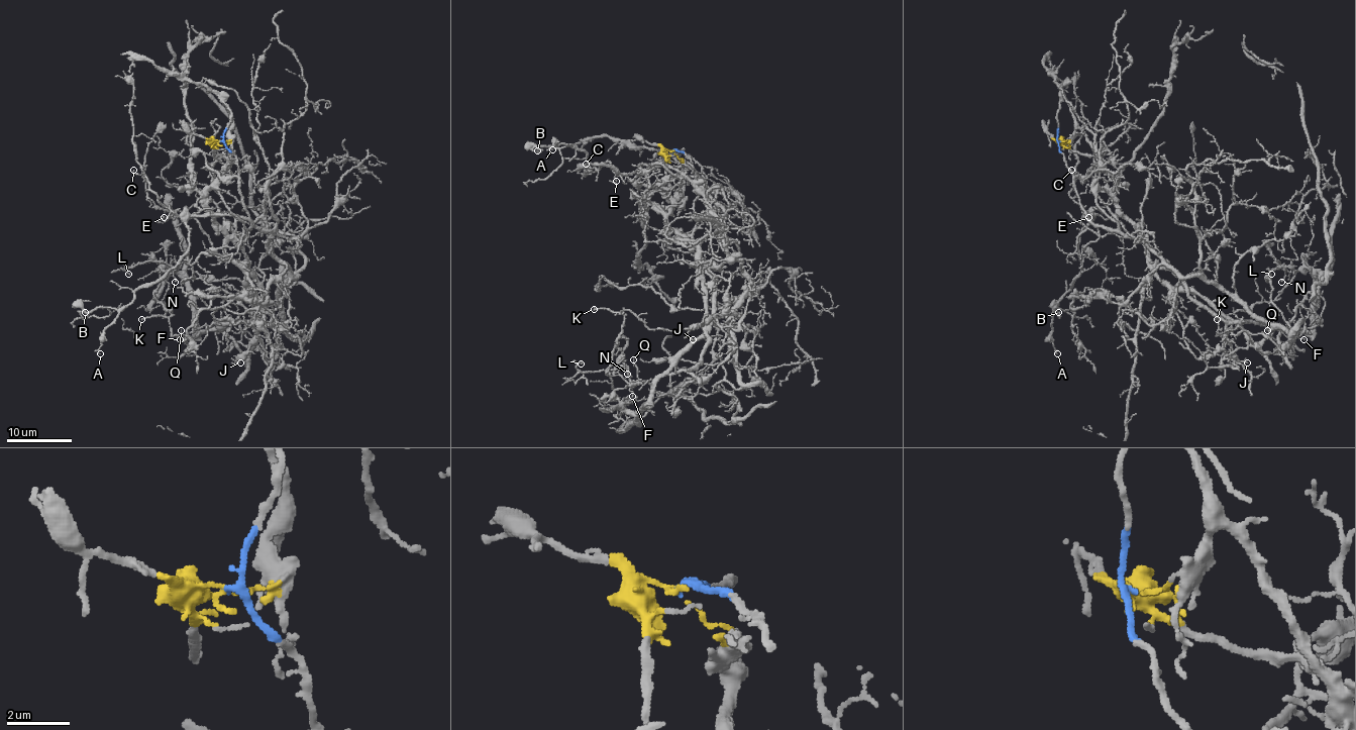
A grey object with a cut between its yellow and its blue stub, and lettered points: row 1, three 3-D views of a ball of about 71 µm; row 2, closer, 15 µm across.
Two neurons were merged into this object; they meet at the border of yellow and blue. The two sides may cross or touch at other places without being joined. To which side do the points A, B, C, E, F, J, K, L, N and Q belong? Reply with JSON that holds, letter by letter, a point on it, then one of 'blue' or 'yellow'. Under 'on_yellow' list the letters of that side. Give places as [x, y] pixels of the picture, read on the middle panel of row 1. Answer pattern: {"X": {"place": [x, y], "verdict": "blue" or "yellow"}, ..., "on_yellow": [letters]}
{"A": {"place": [552, 149], "verdict": "blue"}, "B": {"place": [537, 150], "verdict": "blue"}, "C": {"place": [586, 164], "verdict": "blue"}, "E": {"place": [616, 181], "verdict": "blue"}, "F": {"place": [632, 396], "verdict": "yellow"}, "J": {"place": [693, 339], "verdict": "yellow"}, "K": {"place": [594, 309], "verdict": "yellow"}, "L": {"place": [581, 363], "verdict": "yellow"}, "N": {"place": [627, 374], "verdict": "yellow"}, "Q": {"place": [633, 359], "verdict": "yellow"}, "on_yellow": ["F", "J", "K", "L", "N", "Q"]}

